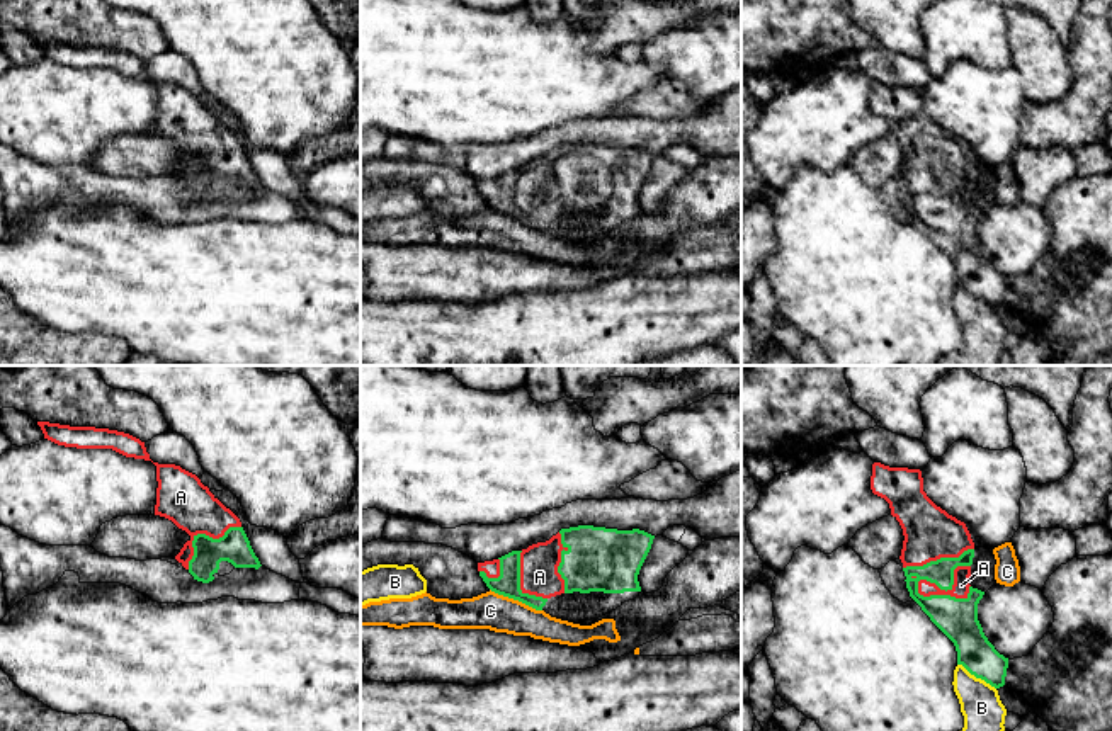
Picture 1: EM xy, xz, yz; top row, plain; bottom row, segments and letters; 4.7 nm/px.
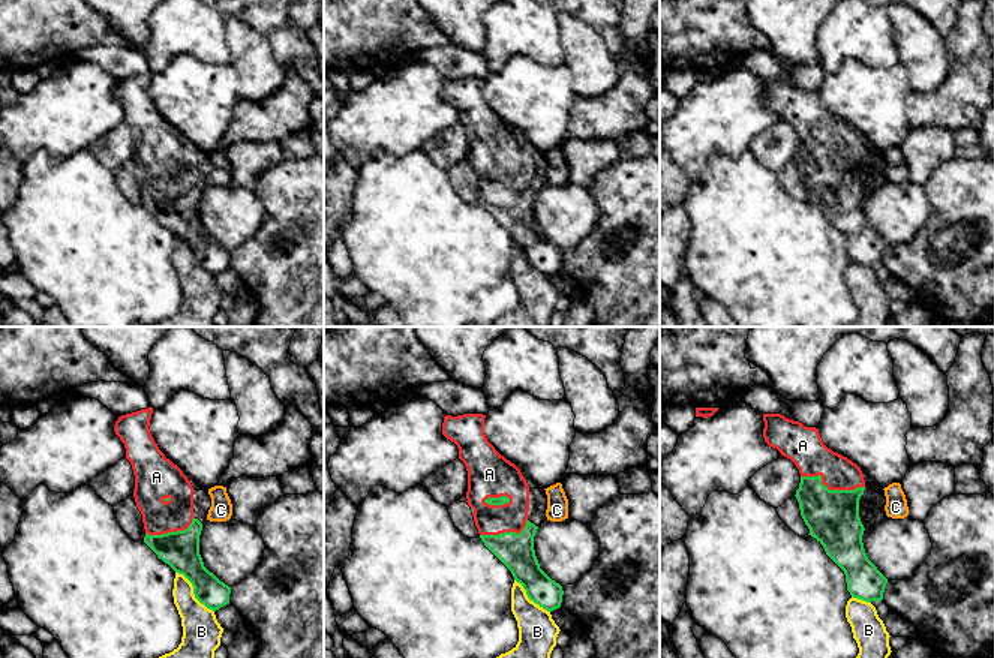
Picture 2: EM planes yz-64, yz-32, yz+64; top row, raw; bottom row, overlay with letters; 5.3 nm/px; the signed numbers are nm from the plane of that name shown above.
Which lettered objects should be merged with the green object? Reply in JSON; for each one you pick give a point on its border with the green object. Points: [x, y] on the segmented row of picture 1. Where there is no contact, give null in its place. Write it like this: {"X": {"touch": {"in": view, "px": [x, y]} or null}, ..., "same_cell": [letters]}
{"A": {"touch": {"in": "yz", "px": [949, 589]}}, "same_cell": ["A"]}

